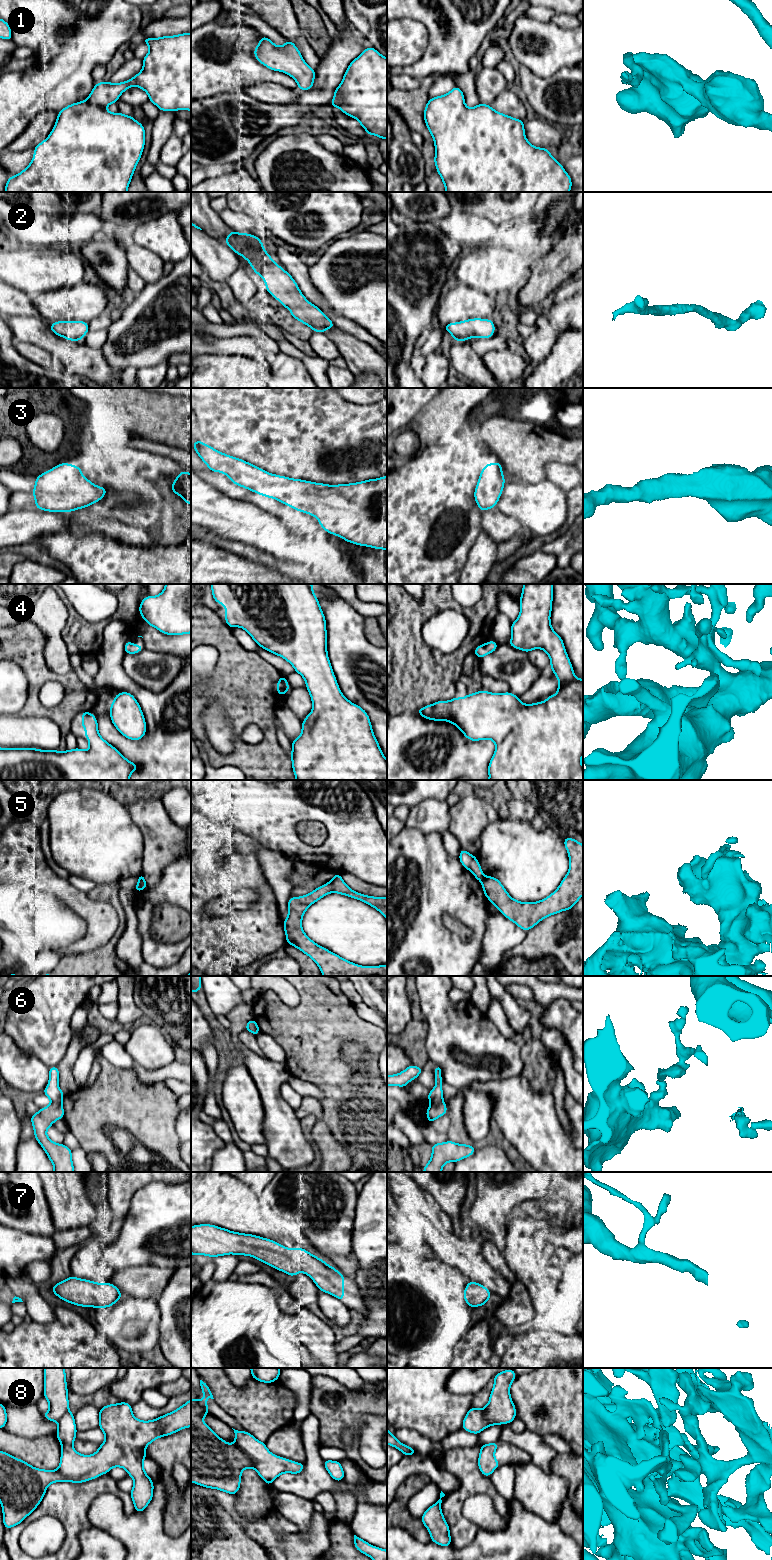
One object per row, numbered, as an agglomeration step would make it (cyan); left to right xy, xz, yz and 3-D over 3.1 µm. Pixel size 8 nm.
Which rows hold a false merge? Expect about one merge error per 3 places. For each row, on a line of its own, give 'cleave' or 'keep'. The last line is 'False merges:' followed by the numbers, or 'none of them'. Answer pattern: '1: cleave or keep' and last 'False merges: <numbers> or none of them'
1: keep
2: keep
3: keep
4: keep
5: cleave
6: cleave
7: keep
8: keep
False merges: 5, 6

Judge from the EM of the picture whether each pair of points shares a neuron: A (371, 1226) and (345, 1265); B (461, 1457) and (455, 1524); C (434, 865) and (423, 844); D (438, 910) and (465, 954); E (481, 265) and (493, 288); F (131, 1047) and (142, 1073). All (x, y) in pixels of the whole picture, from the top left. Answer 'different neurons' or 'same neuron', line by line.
A: different neurons
B: same neuron
C: same neuron
D: same neuron
E: same neuron
F: different neurons

